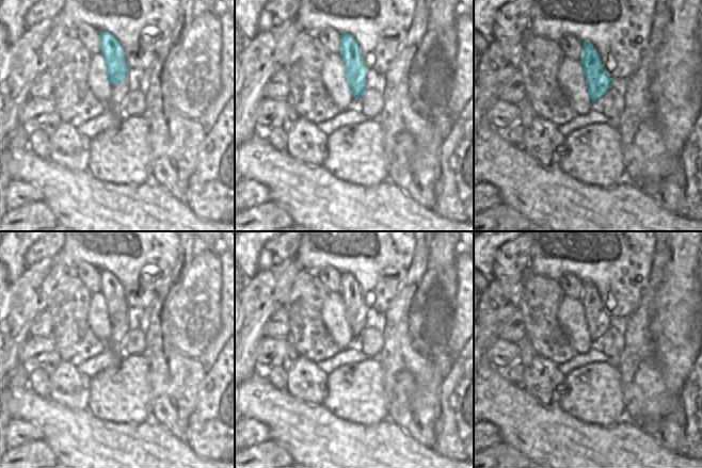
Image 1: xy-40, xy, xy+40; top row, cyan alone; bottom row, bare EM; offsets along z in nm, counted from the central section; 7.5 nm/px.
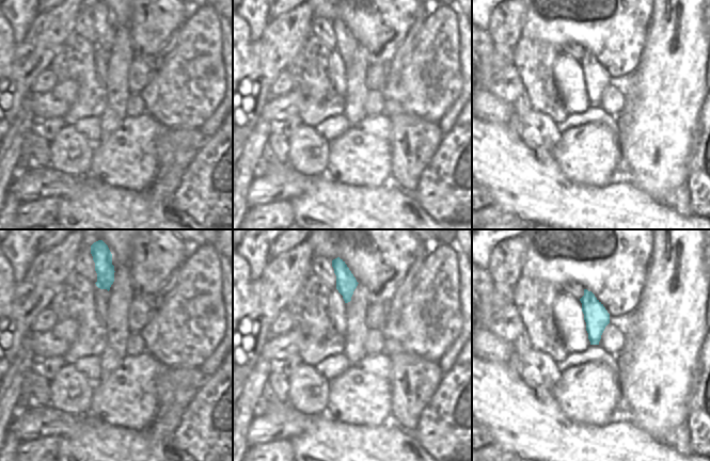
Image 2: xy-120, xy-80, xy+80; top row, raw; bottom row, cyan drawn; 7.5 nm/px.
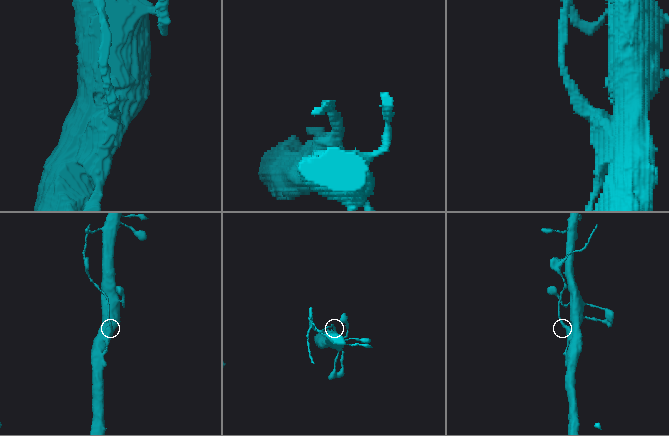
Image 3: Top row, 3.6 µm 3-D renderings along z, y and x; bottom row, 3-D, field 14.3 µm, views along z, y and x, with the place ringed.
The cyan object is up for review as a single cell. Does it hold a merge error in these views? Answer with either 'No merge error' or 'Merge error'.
Merge error.

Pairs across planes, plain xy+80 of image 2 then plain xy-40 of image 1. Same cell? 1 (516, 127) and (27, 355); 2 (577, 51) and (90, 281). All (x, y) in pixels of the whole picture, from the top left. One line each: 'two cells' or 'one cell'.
1: two cells
2: one cell

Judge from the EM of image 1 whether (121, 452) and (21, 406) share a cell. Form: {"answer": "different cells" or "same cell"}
{"answer": "same cell"}

